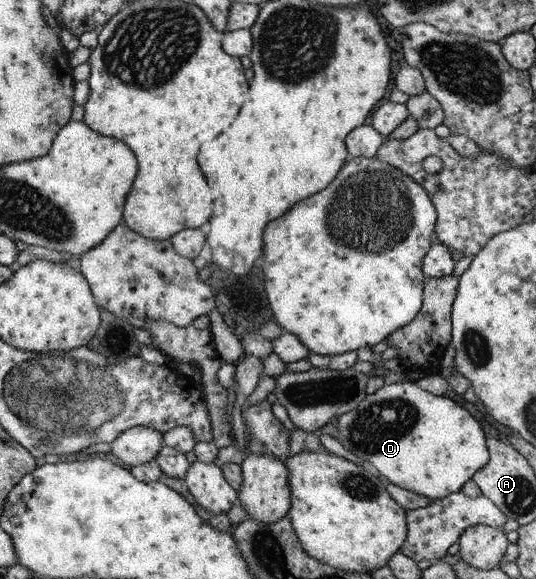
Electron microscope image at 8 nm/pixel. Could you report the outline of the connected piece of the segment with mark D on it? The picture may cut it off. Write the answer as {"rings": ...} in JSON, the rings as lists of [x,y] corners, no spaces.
{"rings":[[[416,382],[384,385],[375,394],[362,395],[361,402],[354,410],[345,412],[335,421],[339,433],[336,440],[345,450],[373,465],[393,485],[431,500],[443,499],[462,491],[463,486],[489,464],[487,438],[479,422],[451,398],[434,396],[420,388]]]}

